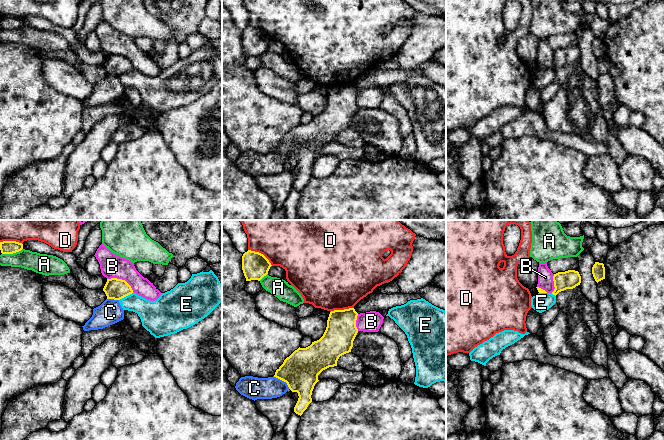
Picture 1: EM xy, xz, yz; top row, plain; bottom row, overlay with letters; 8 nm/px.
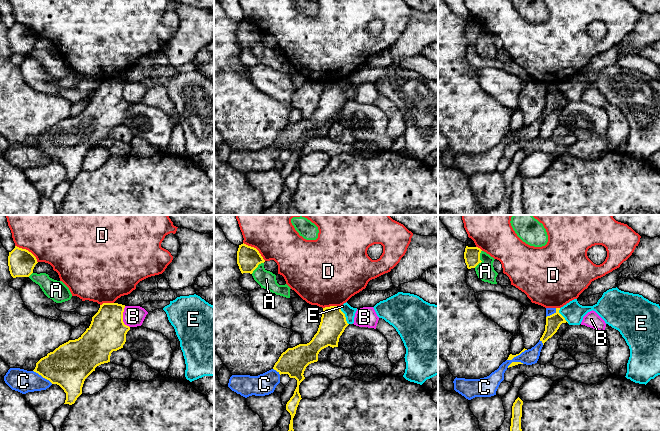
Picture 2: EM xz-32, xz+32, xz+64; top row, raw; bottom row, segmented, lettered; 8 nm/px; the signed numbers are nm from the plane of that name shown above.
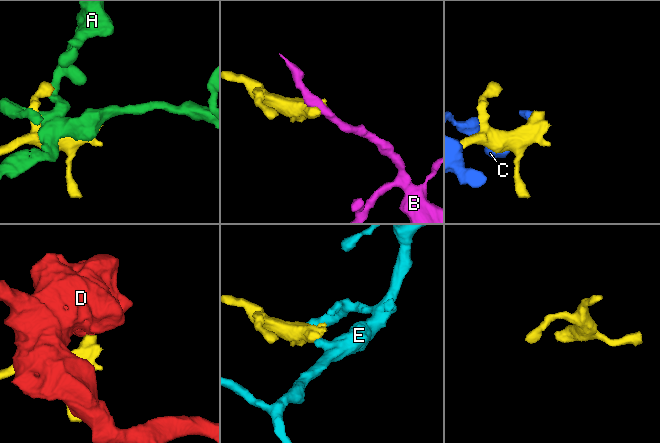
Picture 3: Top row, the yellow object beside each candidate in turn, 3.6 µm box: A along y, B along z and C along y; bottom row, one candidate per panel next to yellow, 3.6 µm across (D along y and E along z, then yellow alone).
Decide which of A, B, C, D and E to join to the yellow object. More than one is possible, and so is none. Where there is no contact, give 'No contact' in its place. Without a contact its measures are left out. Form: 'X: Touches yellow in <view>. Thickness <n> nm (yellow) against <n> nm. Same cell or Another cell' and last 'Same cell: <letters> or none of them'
A: Touches yellow in xz. Thickness 220 nm (yellow) against 150 nm. Another cell
B: Touches yellow in xy. Thickness 170 nm (yellow) against 190 nm. Another cell
C: Touches yellow in xz. Thickness 300 nm (yellow) against 180 nm. Another cell
D: Touches yellow in xz. Thickness 220 nm (yellow) against 360 nm. Another cell
E: Touches yellow in xy. Thickness 170 nm (yellow) against 200 nm. Another cell
Same cell: none of them

